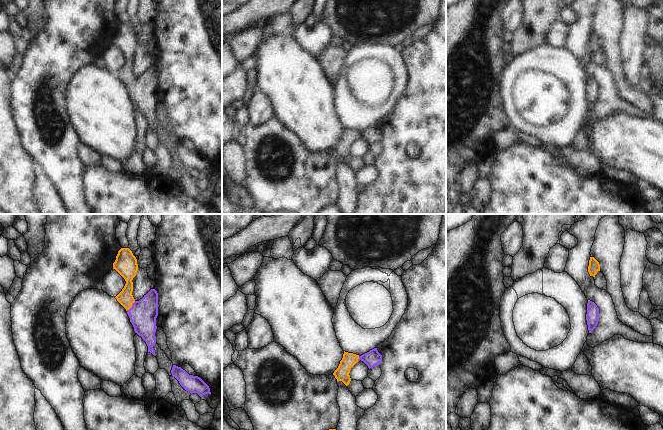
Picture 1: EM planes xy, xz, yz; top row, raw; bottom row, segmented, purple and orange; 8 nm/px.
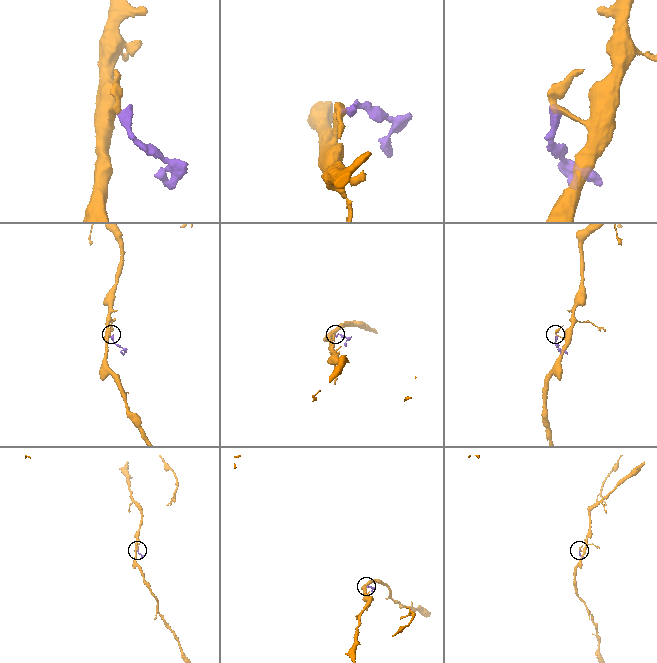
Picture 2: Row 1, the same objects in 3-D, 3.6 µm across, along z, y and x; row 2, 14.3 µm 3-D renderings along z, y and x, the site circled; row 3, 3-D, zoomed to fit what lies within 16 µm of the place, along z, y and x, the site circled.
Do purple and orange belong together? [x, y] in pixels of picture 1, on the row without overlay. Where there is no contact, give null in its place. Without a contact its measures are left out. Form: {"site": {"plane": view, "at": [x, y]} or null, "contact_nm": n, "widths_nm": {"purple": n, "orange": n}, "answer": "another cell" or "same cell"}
{"site": {"plane": "xy", "at": [132, 82]}, "contact_nm": 110, "widths_nm": {"purple": 220, "orange": 120}, "answer": "same cell"}

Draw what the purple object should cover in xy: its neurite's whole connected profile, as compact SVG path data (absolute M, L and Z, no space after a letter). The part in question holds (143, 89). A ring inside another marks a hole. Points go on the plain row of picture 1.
M121 24L118 27L116 36L113 39L113 45L126 57L124 64L115 74L126 85L135 109L146 118L148 128L155 132L153 122L156 119L158 69L155 65L151 65L139 77L134 75L132 56L138 47L138 40L136 33L129 24Z

